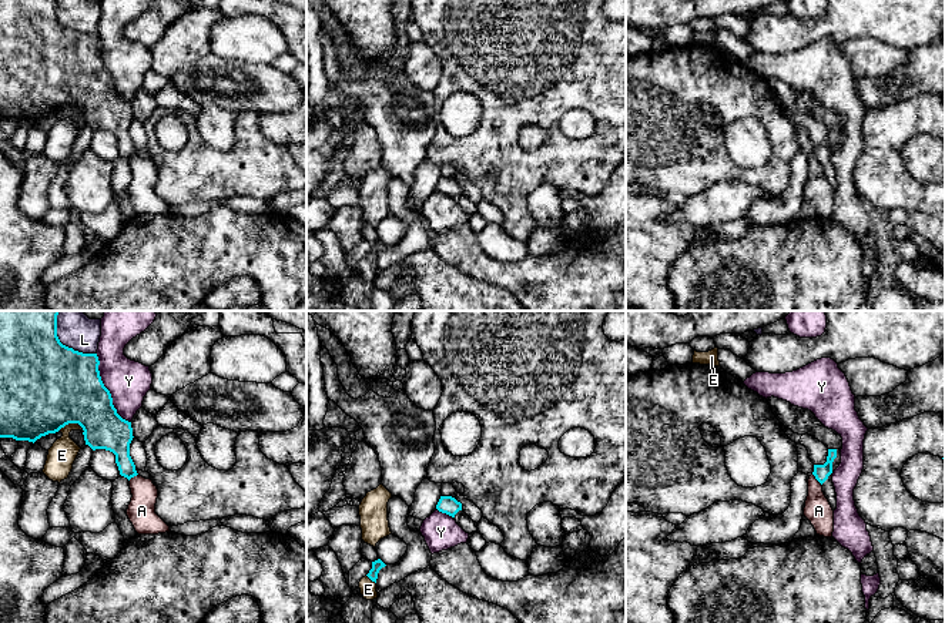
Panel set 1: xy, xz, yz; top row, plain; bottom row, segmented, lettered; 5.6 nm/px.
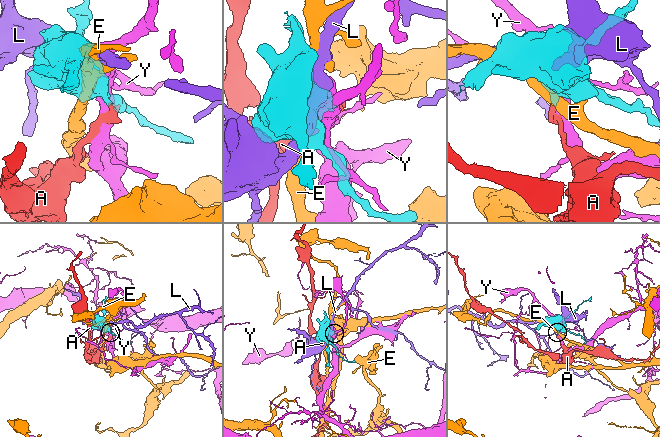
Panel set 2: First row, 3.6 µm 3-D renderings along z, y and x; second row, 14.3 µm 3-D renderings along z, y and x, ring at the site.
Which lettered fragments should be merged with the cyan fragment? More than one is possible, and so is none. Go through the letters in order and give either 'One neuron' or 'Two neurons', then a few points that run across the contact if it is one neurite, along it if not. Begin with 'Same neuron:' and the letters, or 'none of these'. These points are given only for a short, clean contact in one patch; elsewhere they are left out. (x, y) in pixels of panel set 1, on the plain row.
Same neuron: none of these
A: Two neurons. Line: yz (813, 154), (821, 164)
E: Two neurons
L: Two neurons
Y: Two neurons

